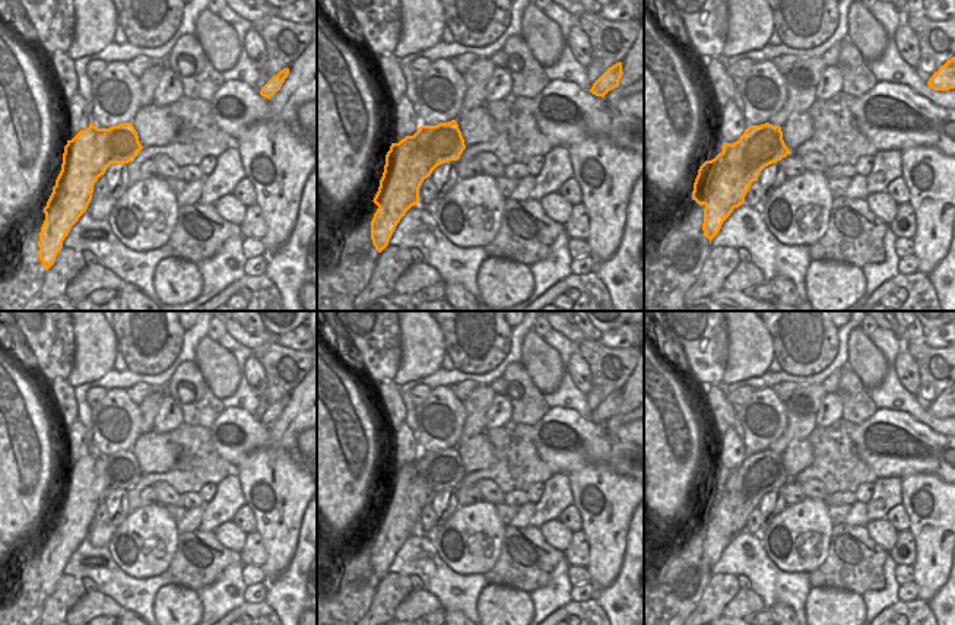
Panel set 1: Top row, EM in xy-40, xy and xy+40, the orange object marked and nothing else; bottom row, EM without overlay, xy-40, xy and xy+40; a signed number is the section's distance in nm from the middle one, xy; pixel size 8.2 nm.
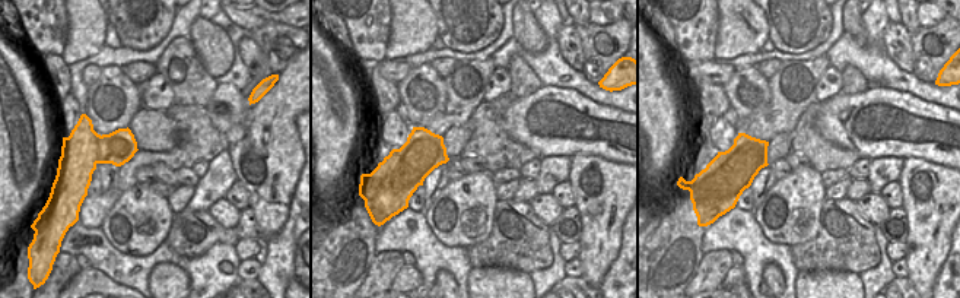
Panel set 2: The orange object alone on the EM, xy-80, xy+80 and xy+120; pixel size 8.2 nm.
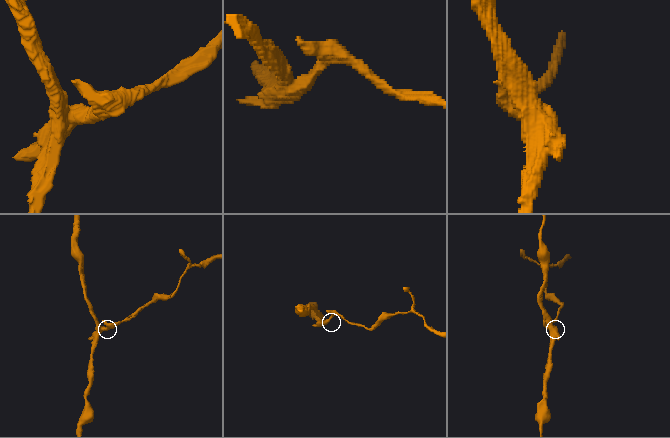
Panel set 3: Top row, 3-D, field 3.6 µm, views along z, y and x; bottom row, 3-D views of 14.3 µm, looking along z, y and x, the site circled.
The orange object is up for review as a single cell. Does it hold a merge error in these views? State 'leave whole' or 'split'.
split

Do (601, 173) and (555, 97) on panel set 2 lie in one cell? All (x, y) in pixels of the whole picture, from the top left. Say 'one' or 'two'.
two

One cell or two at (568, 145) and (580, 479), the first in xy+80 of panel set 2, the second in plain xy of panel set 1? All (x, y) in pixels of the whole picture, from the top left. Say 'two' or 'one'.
two

